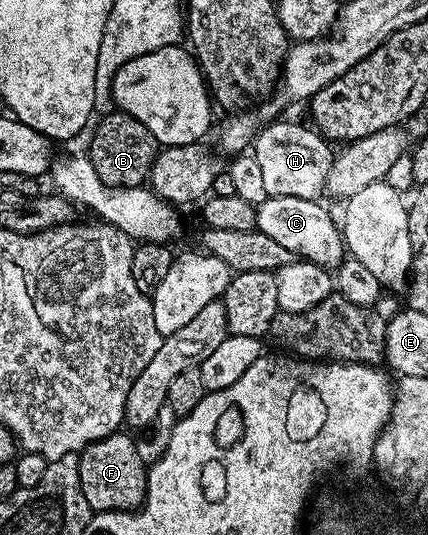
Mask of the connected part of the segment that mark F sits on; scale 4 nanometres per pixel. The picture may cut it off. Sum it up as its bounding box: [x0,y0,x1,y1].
[78,433,148,511]

